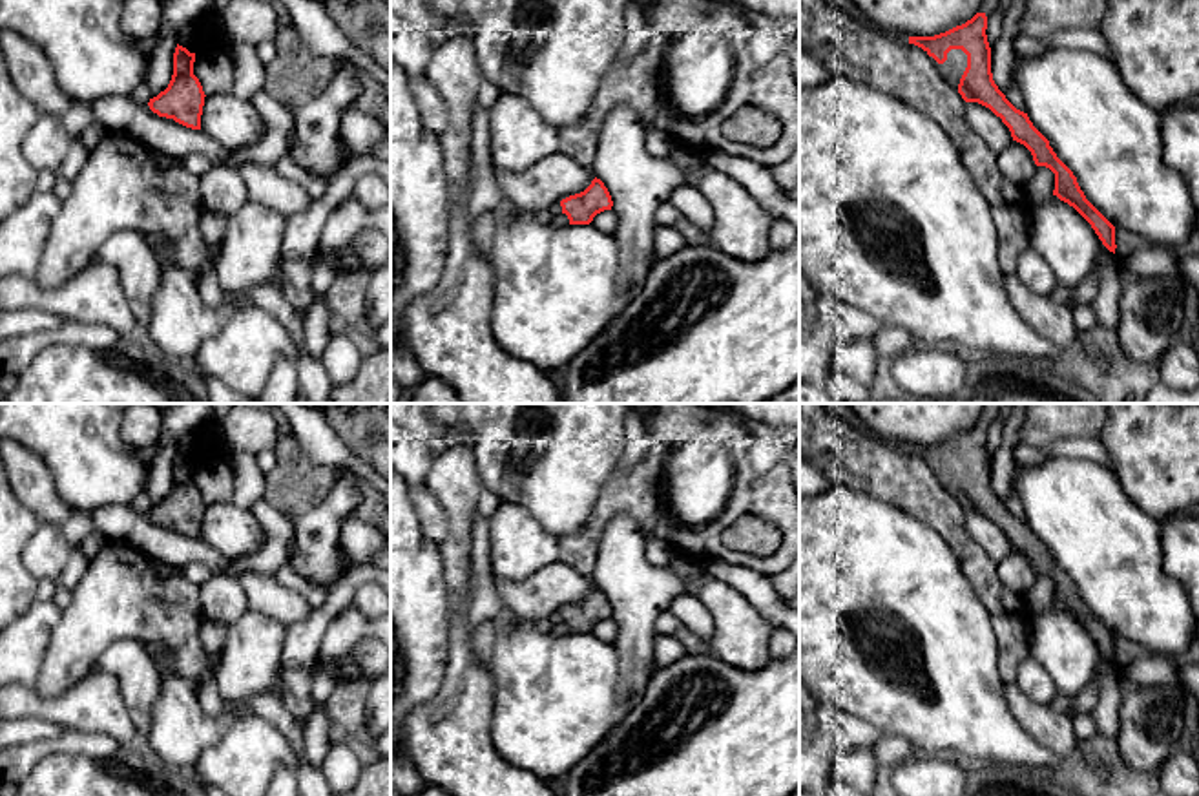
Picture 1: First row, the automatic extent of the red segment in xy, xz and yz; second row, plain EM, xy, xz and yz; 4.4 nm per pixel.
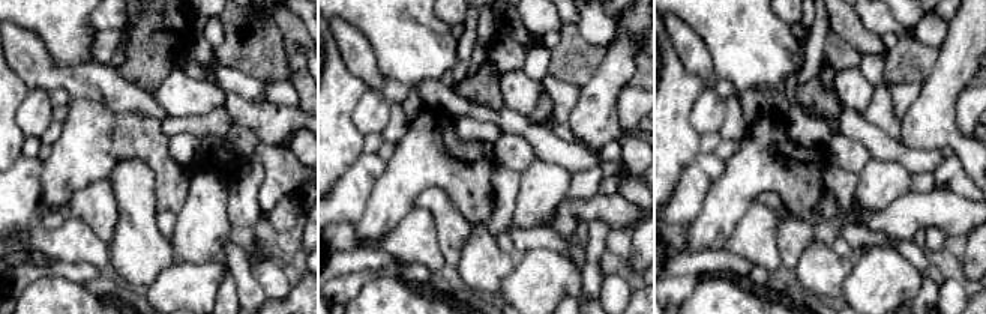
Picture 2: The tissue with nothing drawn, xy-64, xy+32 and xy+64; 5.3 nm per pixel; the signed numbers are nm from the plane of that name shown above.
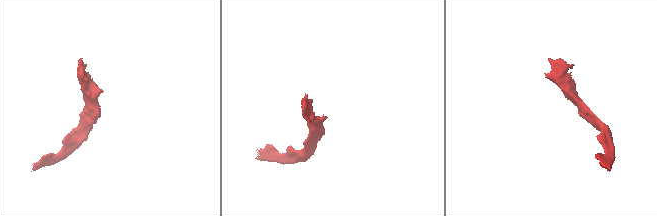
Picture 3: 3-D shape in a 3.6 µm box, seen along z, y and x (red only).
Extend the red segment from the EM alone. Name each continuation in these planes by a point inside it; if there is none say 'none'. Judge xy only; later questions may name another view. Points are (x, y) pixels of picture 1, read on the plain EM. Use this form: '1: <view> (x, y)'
1: xy (203, 444)

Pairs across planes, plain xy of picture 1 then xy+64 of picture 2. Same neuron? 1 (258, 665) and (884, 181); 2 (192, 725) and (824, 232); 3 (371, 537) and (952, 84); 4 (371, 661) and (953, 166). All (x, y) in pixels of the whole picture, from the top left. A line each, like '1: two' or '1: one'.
1: one
2: two
3: two
4: one

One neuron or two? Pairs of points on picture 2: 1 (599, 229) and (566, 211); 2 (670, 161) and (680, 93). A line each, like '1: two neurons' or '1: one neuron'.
1: two neurons
2: one neuron

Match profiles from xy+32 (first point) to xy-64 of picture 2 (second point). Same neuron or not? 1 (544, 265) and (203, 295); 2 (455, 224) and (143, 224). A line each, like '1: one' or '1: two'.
1: one
2: two

